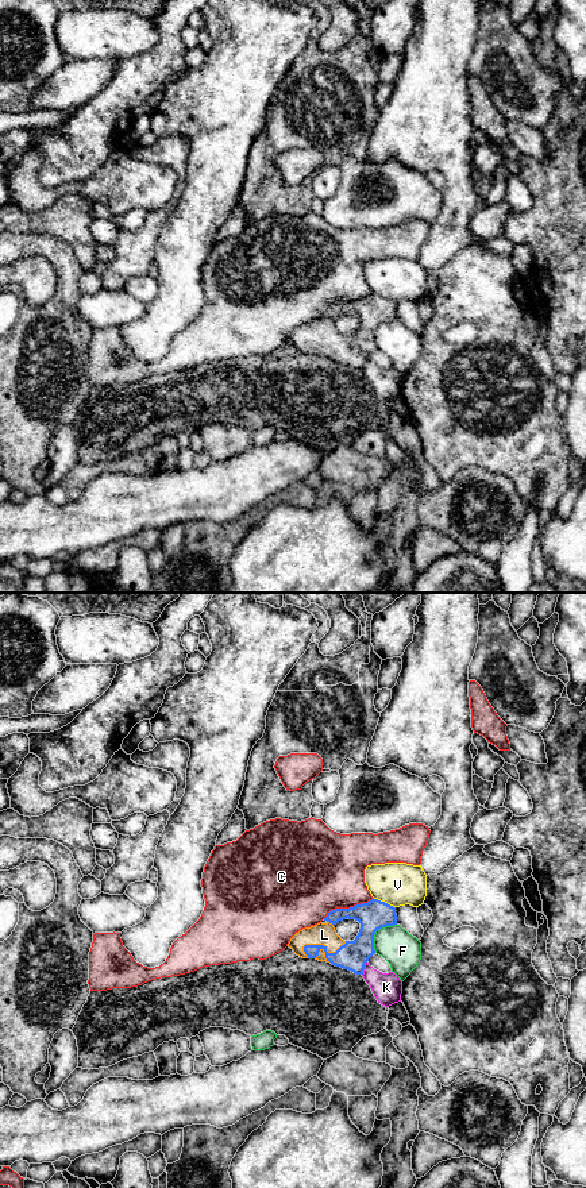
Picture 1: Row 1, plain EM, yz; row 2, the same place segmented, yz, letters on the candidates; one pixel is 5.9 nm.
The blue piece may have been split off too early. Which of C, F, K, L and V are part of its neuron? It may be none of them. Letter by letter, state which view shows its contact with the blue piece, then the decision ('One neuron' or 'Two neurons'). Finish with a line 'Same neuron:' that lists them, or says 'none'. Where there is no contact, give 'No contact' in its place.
C: Touches blue in yz. Two neurons
F: Touches blue in yz. Two neurons
K: Touches blue in yz. Two neurons
L: Touches blue in yz. One neuron
V: Touches blue in yz. Two neurons
Same neuron: L

